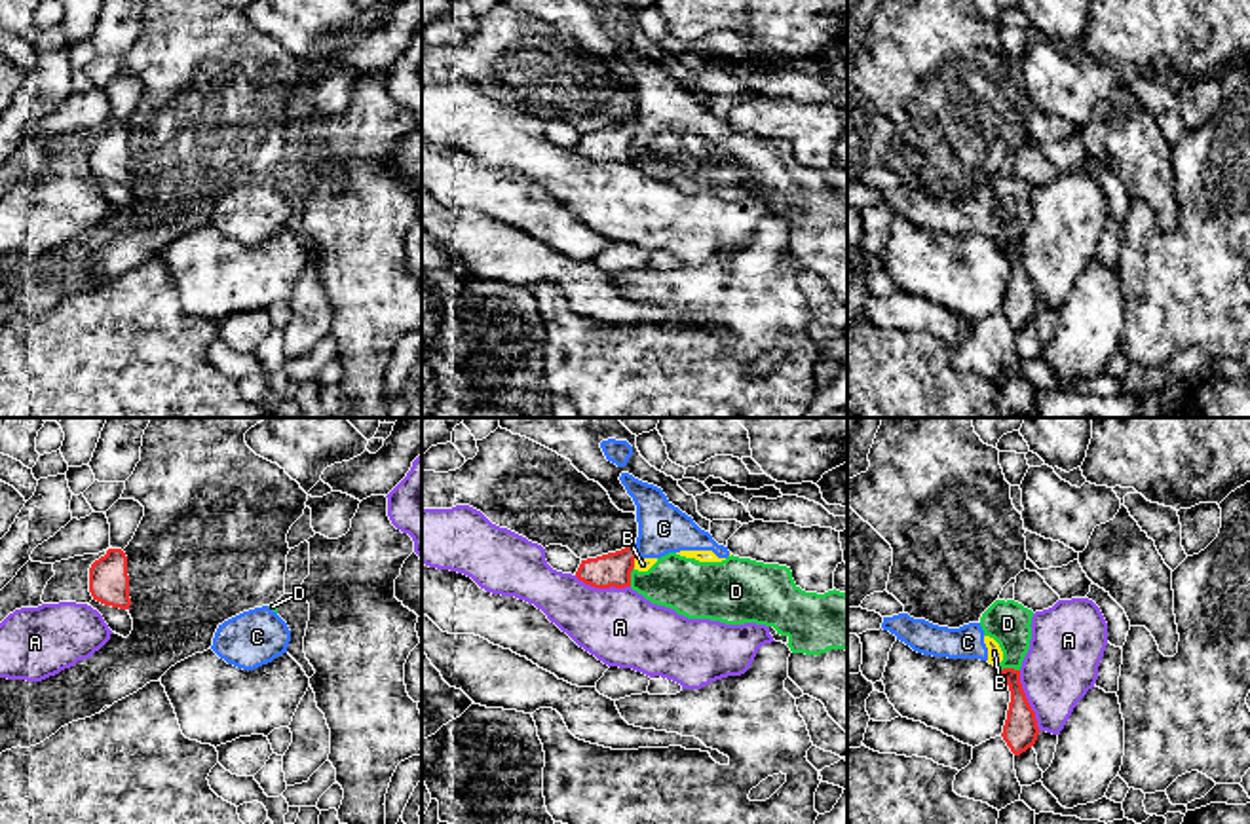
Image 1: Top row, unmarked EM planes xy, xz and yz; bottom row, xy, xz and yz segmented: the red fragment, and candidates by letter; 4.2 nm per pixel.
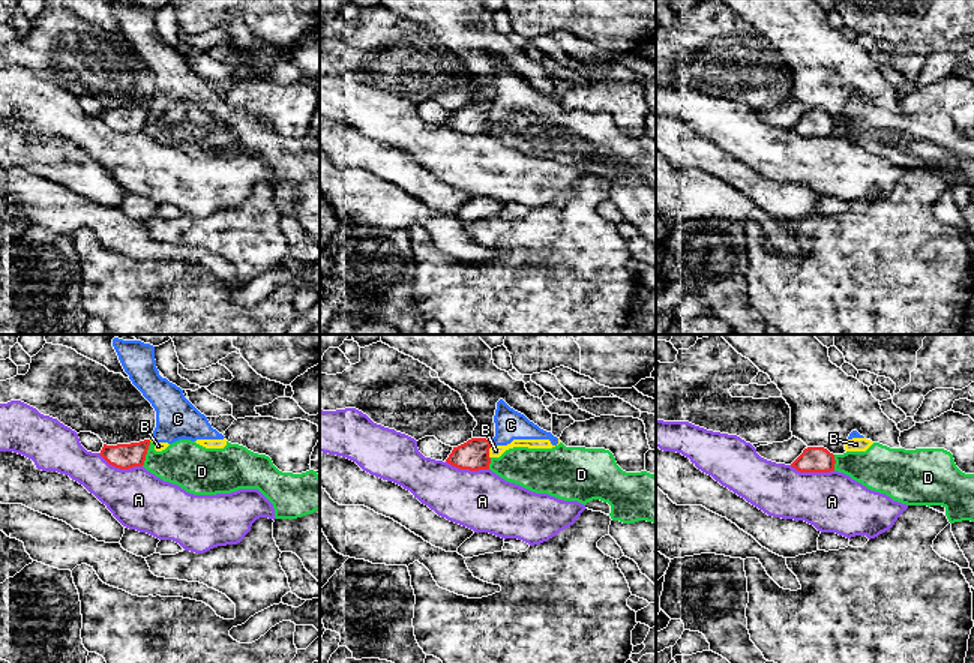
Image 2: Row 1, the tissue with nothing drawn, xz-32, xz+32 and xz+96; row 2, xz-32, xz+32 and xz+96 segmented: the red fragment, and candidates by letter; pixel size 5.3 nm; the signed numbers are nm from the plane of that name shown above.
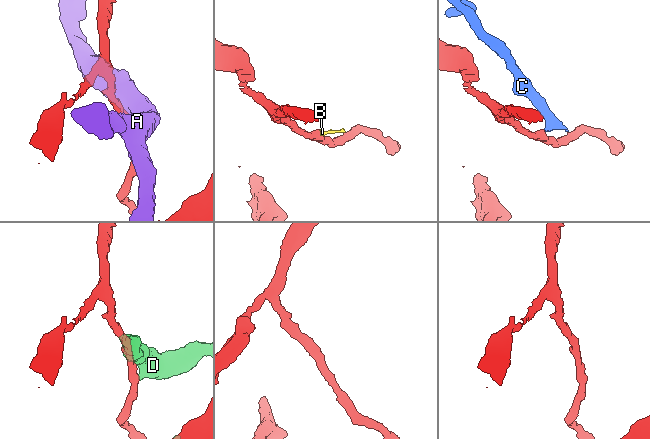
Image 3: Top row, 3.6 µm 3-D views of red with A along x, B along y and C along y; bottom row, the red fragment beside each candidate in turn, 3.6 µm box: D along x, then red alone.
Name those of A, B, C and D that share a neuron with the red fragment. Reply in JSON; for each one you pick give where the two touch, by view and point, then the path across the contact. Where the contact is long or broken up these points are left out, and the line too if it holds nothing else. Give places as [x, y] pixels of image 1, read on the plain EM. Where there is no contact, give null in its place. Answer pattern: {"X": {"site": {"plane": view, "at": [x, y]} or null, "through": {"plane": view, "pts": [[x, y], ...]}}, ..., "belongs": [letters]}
{"belongs": []}

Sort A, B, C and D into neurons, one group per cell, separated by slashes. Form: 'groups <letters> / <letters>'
groups A / B C D

